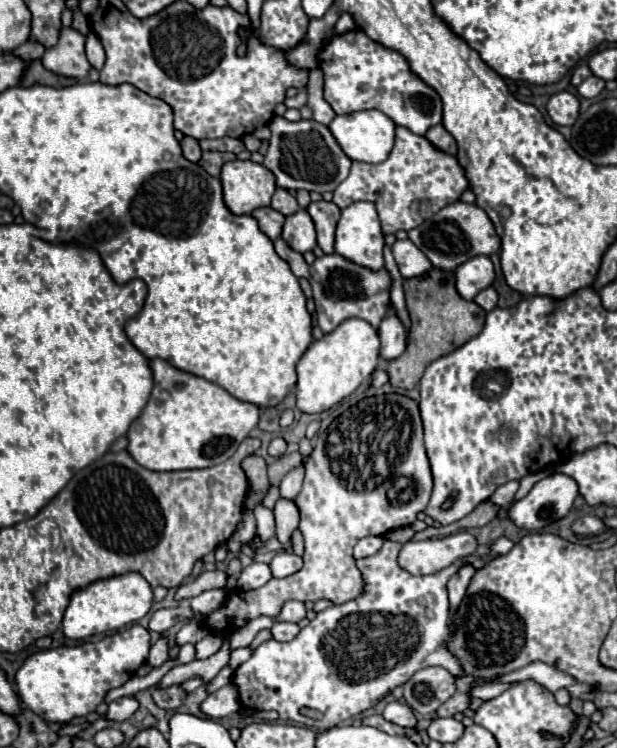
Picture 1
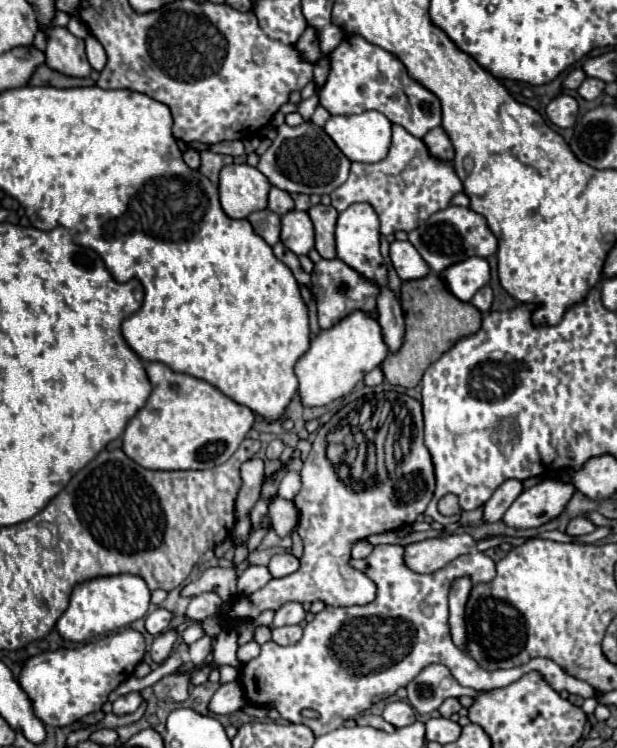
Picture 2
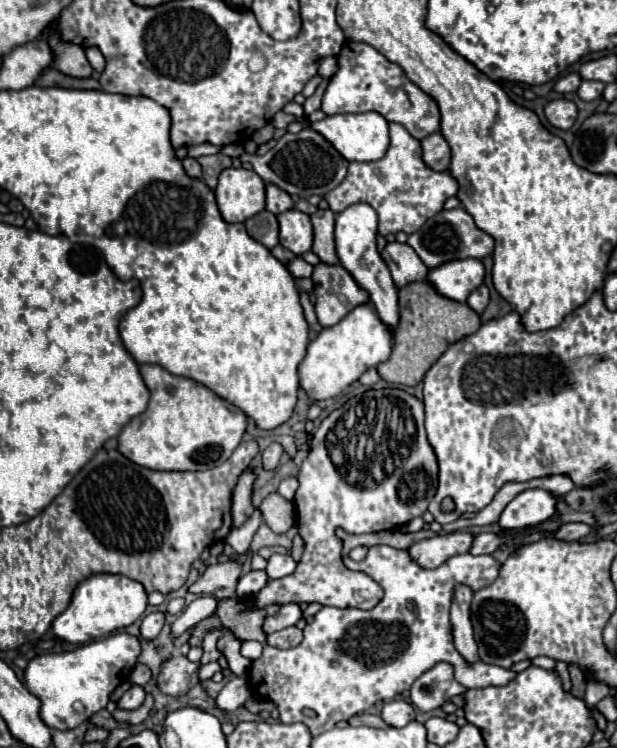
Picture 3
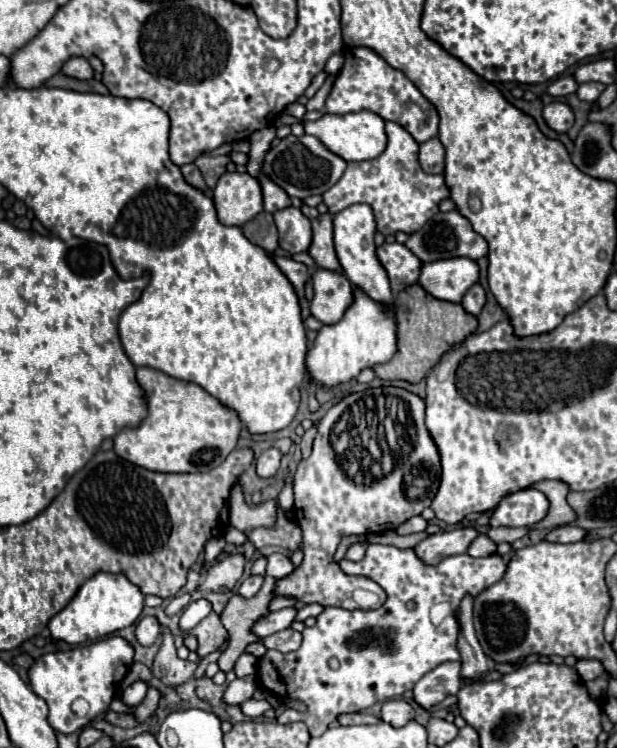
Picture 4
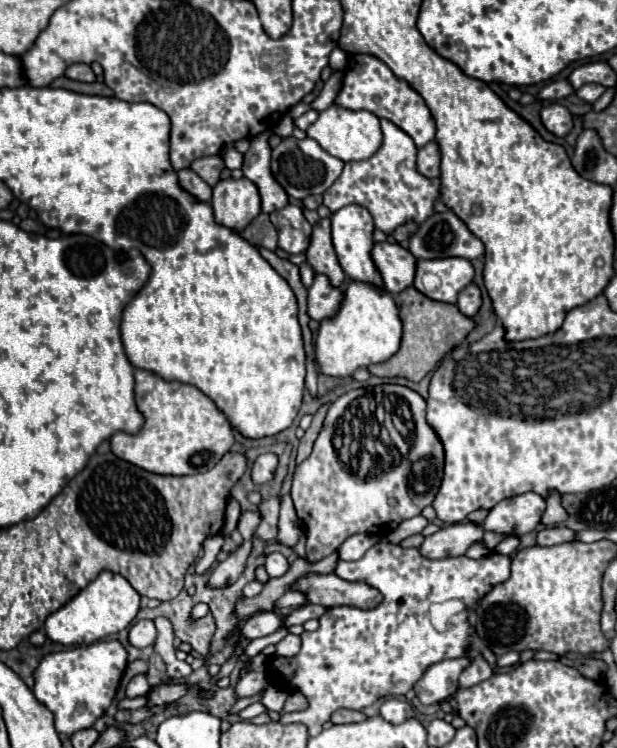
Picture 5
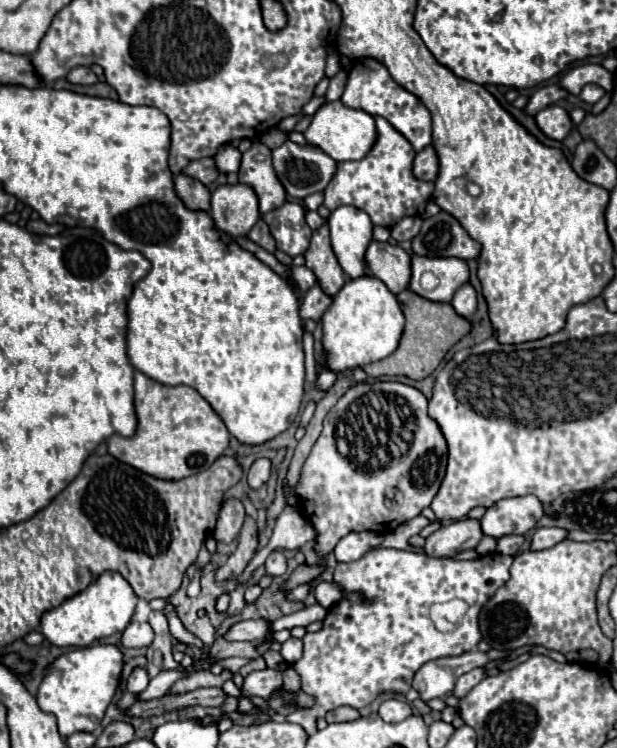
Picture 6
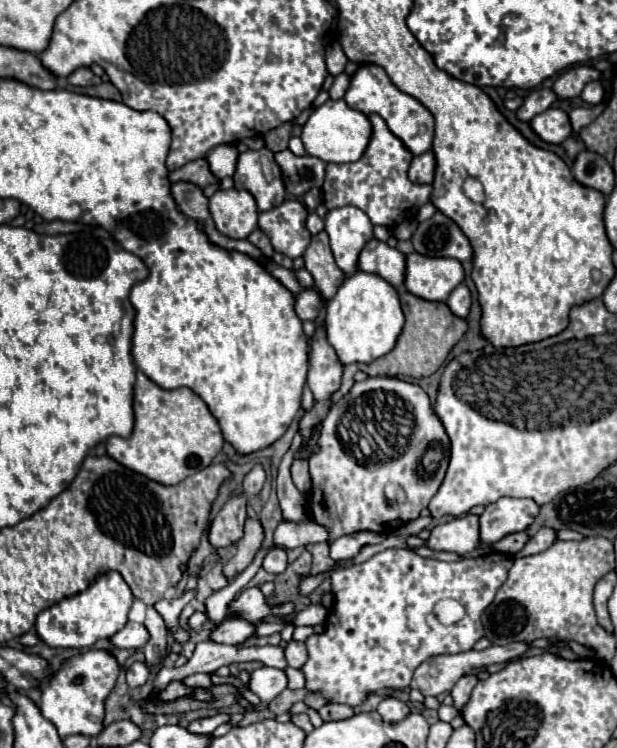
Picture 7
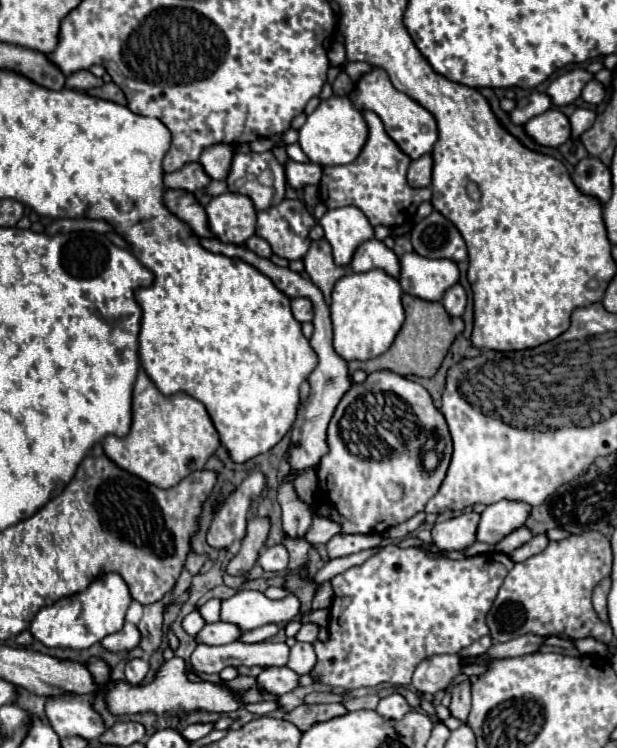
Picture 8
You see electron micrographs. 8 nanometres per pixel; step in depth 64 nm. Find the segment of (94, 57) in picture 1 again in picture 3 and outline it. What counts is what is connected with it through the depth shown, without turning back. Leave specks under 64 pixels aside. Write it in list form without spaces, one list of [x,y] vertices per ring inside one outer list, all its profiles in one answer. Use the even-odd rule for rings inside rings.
[[[88,46],[88,50],[86,50],[86,56],[88,56],[88,62],[90,62],[90,66],[94,68],[94,70],[98,70],[98,72],[102,72],[104,70],[104,56],[102,56],[102,52],[98,50],[98,48],[94,48],[94,46]]]

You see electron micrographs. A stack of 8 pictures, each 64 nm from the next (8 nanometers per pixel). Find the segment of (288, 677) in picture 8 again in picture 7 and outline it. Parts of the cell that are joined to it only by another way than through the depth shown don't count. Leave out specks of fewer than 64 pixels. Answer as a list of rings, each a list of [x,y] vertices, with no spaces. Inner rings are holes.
[[[262,666],[258,670],[254,670],[250,674],[250,682],[248,688],[260,698],[260,703],[254,707],[255,711],[262,711],[268,708],[268,704],[274,696],[278,696],[288,684],[288,678],[284,674],[284,670],[276,670],[276,668],[268,668]]]

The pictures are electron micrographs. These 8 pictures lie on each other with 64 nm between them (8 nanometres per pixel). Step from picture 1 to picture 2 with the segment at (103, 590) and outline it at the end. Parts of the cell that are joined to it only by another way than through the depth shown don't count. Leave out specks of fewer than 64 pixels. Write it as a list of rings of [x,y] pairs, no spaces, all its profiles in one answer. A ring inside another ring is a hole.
[[[118,574],[94,578],[78,584],[70,596],[70,606],[58,620],[58,632],[62,638],[72,642],[84,642],[94,636],[130,626],[134,620],[142,618],[150,608],[150,590],[140,576]]]

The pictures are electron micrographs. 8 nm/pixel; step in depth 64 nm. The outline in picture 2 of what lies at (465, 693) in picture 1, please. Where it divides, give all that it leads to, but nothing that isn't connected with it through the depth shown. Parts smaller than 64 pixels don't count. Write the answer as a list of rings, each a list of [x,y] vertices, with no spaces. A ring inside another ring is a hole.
[[[448,698],[448,700],[438,708],[438,712],[440,712],[444,718],[450,718],[454,712],[460,712],[460,708],[462,708],[462,704],[460,704],[458,698]]]

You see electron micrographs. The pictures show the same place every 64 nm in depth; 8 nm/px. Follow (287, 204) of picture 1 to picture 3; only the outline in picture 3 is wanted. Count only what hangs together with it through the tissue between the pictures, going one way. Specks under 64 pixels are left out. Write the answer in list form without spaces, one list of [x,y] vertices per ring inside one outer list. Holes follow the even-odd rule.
[[[274,184],[266,186],[266,210],[272,214],[282,214],[294,206],[292,198]]]

